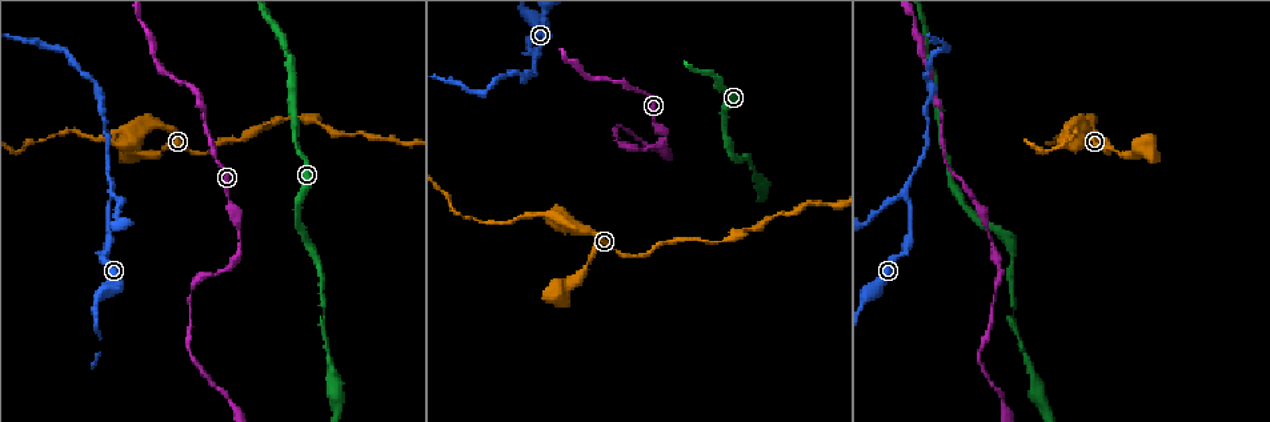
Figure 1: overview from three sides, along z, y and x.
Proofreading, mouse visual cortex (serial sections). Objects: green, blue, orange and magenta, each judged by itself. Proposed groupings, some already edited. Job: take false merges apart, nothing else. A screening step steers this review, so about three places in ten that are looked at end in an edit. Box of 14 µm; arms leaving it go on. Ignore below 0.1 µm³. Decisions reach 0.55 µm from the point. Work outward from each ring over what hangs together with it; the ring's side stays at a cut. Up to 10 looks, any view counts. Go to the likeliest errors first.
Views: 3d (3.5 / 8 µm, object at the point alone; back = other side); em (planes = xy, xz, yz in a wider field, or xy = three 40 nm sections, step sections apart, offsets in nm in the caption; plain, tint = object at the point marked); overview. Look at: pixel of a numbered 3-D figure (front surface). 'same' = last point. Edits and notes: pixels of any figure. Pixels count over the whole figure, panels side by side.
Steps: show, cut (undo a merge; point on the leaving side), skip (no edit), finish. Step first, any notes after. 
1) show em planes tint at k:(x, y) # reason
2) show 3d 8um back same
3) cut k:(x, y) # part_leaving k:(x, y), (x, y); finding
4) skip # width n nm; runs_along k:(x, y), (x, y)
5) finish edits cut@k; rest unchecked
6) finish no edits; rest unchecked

show 3d 3.5um at 1:(135, 130) # arms part here

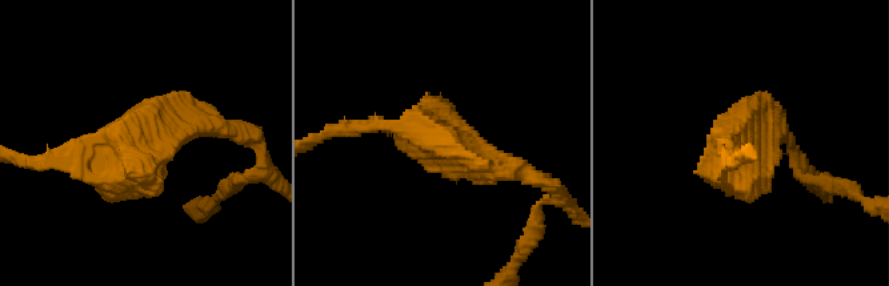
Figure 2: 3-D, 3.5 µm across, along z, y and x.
show em xy step 3 tint at 2:(447, 141)

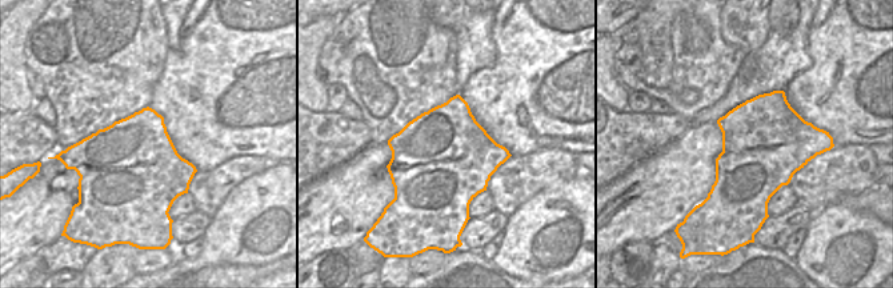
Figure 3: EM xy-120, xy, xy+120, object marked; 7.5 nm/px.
skip # continuous, no second cell

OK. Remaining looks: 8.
show 3d 3.5um at 1:(536, 51) # three arms meet

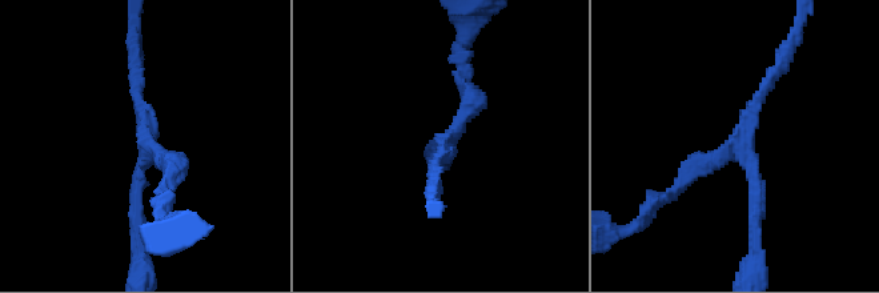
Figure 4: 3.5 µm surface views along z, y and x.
show em xy step 1 plain at 4:(742, 148) # arms 3; arm_widths 150, 200, 250 nm; now the EM

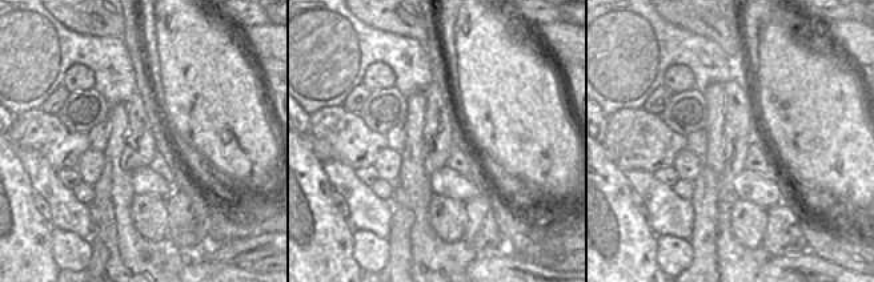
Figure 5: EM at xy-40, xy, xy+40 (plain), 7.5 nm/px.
show em xy step 1 tint same

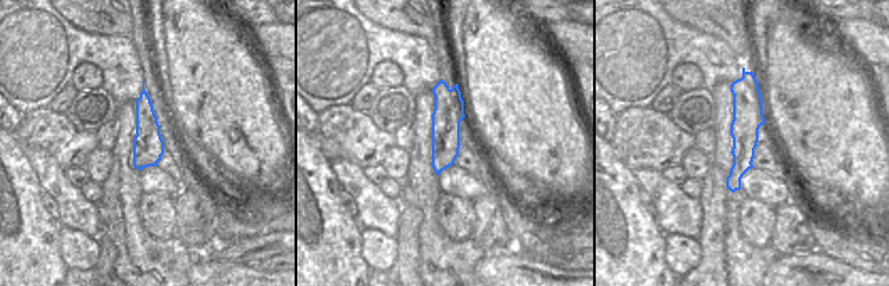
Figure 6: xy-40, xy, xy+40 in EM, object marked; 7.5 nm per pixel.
skip # runs_along 4:(754, 231), (754, 165), (739, 148), (778, 71); one cell here

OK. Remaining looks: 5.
show 3d 3.5um at 1:(942, 119) # thin neck

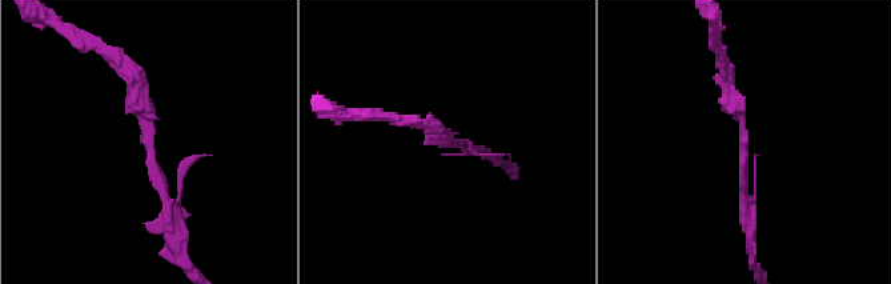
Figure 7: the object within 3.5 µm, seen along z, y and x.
show em xy step 2 tint at 7:(743, 154) # arm_widths 150, 200 nm

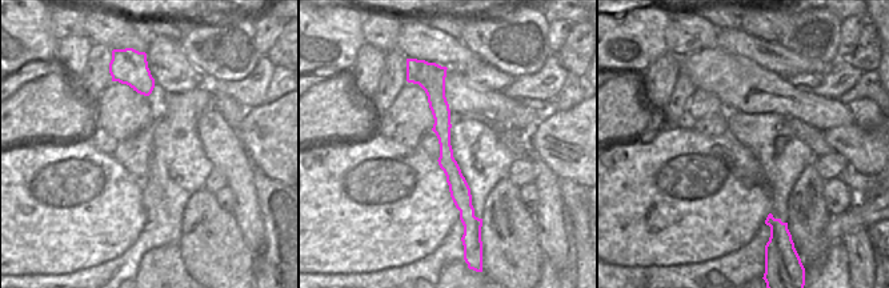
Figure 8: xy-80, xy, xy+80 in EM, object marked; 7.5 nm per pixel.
show em planes tint same

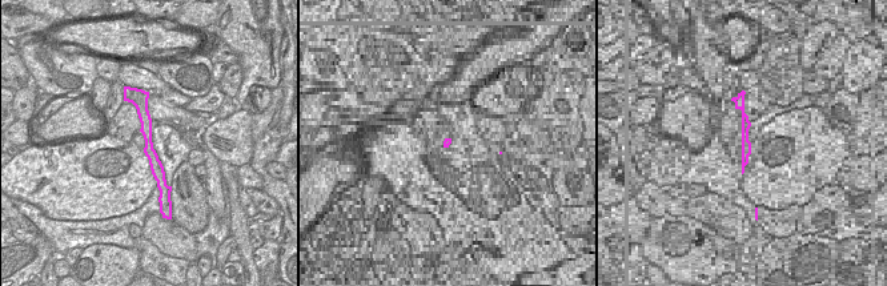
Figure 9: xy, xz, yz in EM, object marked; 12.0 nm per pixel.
skip # runs_along 9:(140, 101), (148, 150), (163, 182); continuous, no second cell

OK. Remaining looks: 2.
show 3d 8um at 1:(323, 312)

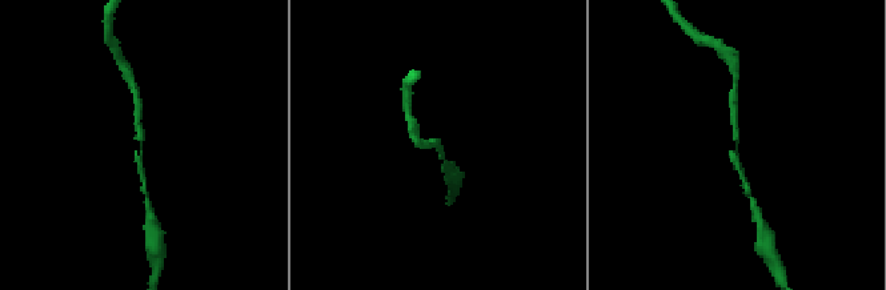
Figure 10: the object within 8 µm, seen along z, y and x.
show em planes tint at 10:(736, 146) # arm_widths 150, 200 nm

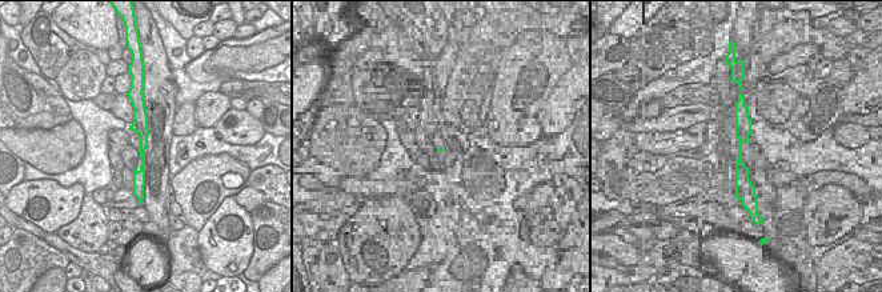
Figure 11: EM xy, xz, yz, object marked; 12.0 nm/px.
cut 10:(151, 246) # a second cell is stuck on

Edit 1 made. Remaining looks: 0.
finish edits cut@10; rest unchecked

